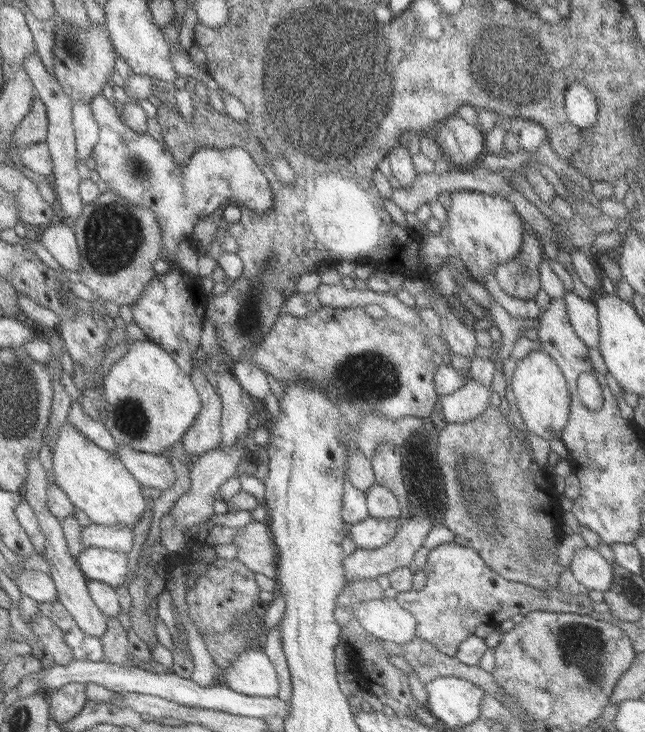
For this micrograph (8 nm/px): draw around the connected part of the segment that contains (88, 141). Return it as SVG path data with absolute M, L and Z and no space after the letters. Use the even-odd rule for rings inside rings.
M83 101L72 104L70 118L74 133L74 148L77 161L85 161L91 155L98 140L97 123L91 116L89 105Z

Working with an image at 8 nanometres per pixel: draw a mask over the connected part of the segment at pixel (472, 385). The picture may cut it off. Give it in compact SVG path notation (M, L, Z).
M469 379L457 390L439 396L439 412L447 425L460 425L461 422L469 422L481 410L485 410L490 404L489 387Z

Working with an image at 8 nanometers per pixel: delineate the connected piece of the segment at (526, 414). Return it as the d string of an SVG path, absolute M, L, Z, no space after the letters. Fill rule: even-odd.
M541 350L528 352L515 361L509 380L509 388L515 397L515 417L521 422L526 434L531 433L543 440L559 439L568 419L570 398L568 386L558 366Z

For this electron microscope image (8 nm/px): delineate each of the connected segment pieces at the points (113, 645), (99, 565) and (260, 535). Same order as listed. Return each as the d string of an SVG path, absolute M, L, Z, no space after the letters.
M109 617L106 622L106 630L99 637L102 658L101 661L118 665L128 666L129 661L126 659L130 645L125 633L126 627L118 621L118 618Z
M85 547L75 557L81 574L89 581L99 581L117 588L126 584L127 554L97 547Z
M252 521L237 529L230 542L237 550L236 559L254 574L275 578L275 544L266 523Z

